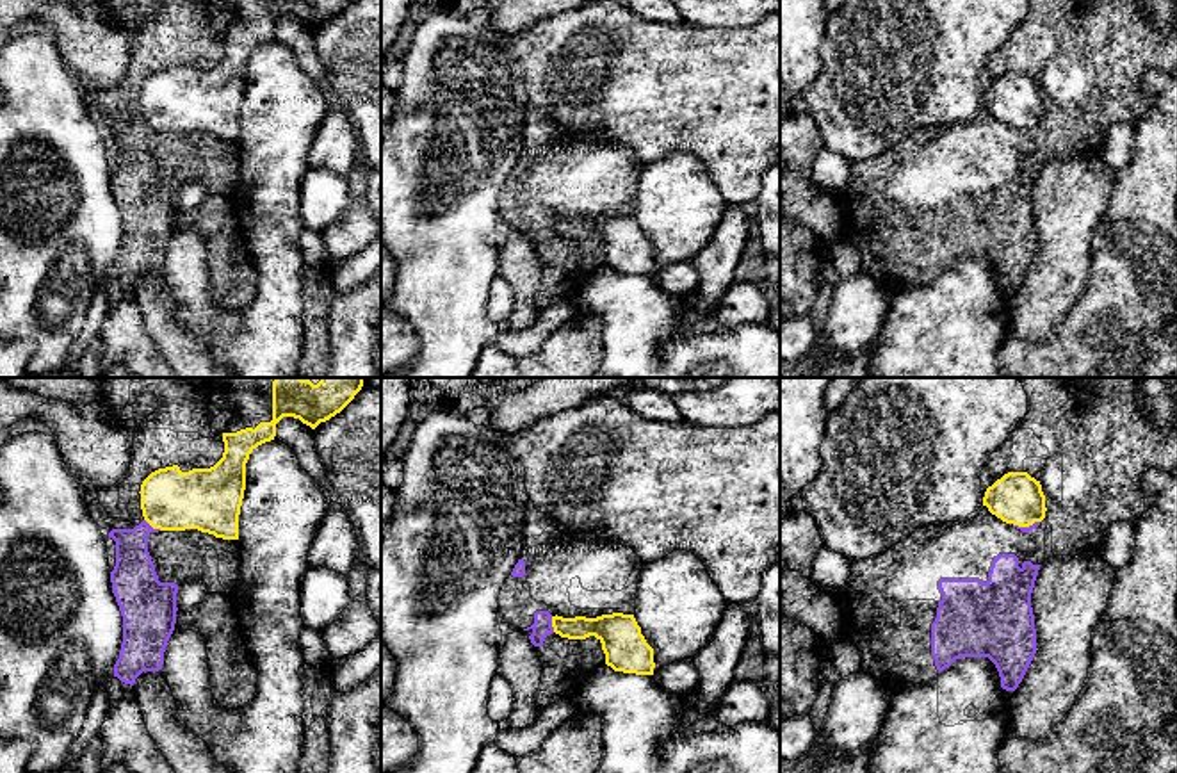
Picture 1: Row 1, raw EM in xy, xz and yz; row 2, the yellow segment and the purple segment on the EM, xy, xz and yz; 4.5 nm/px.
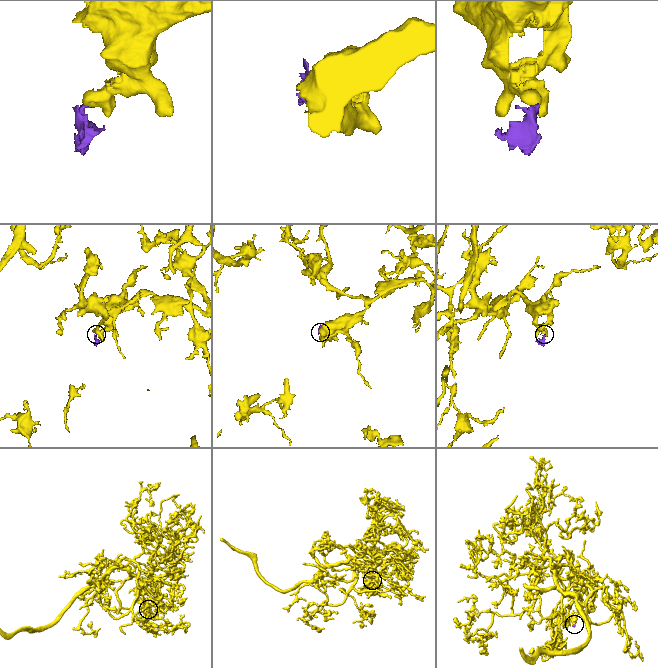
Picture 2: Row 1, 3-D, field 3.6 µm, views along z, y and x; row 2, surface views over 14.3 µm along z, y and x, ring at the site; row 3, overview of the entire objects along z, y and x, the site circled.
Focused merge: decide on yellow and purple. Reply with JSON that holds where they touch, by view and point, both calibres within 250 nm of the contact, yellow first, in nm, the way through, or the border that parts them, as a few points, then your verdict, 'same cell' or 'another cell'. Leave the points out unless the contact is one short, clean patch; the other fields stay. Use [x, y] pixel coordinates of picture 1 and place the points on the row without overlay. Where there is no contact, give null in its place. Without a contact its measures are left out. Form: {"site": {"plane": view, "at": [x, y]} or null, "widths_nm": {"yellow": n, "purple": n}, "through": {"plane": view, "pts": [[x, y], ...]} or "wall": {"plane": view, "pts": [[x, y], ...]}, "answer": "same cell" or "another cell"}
{"site": {"plane": "xy", "at": [154, 129]}, "widths_nm": {"yellow": 280, "purple": 200}, "wall": {"plane": "xy", "pts": [[145, 120], [161, 130]]}, "answer": "another cell"}

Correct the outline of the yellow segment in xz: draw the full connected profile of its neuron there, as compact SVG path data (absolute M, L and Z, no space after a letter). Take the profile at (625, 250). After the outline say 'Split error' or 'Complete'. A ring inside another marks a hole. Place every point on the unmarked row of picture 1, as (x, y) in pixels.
M613 214L597 219L552 217L554 233L568 240L595 237L602 244L605 265L614 273L653 276L653 249L641 235L634 216Z. Complete

